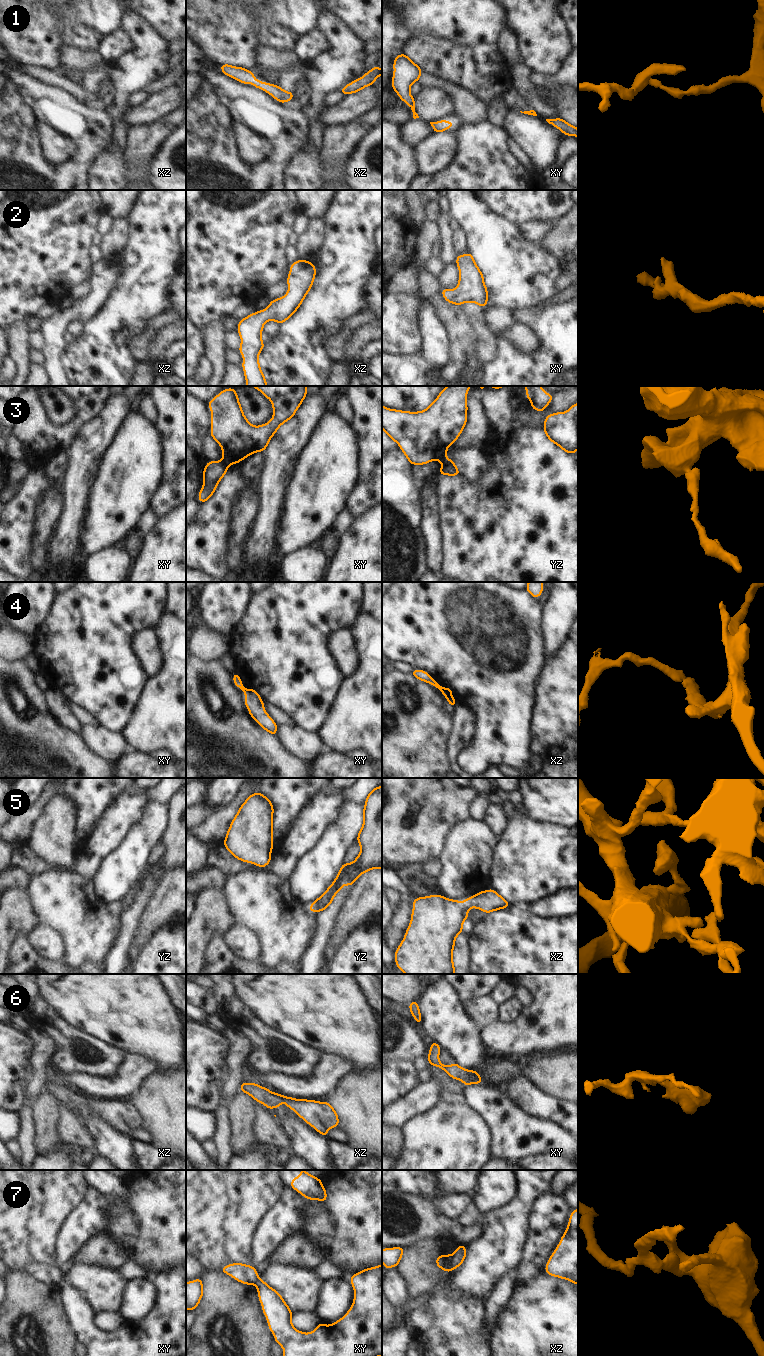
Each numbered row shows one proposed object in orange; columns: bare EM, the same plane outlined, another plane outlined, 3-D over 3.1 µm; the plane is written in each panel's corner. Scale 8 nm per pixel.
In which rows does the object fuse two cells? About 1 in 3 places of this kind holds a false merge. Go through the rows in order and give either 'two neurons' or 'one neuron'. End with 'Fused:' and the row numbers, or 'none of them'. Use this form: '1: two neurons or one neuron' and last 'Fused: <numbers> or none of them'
1: one neuron
2: one neuron
3: two neurons
4: two neurons
5: one neuron
6: one neuron
7: two neurons
Fused: 3, 4, 7

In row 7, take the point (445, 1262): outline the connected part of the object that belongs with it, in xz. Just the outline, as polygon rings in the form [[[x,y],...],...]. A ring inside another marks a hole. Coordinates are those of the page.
[[[439,1255],[436,1259],[436,1266],[445,1272],[452,1272],[454,1270],[453,1255]]]

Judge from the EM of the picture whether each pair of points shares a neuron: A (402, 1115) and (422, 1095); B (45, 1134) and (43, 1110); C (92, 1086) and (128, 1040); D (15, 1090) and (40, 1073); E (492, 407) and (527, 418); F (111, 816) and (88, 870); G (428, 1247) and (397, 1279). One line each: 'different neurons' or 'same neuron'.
A: same neuron
B: same neuron
C: different neurons
D: different neurons
E: different neurons
F: same neuron
G: different neurons

